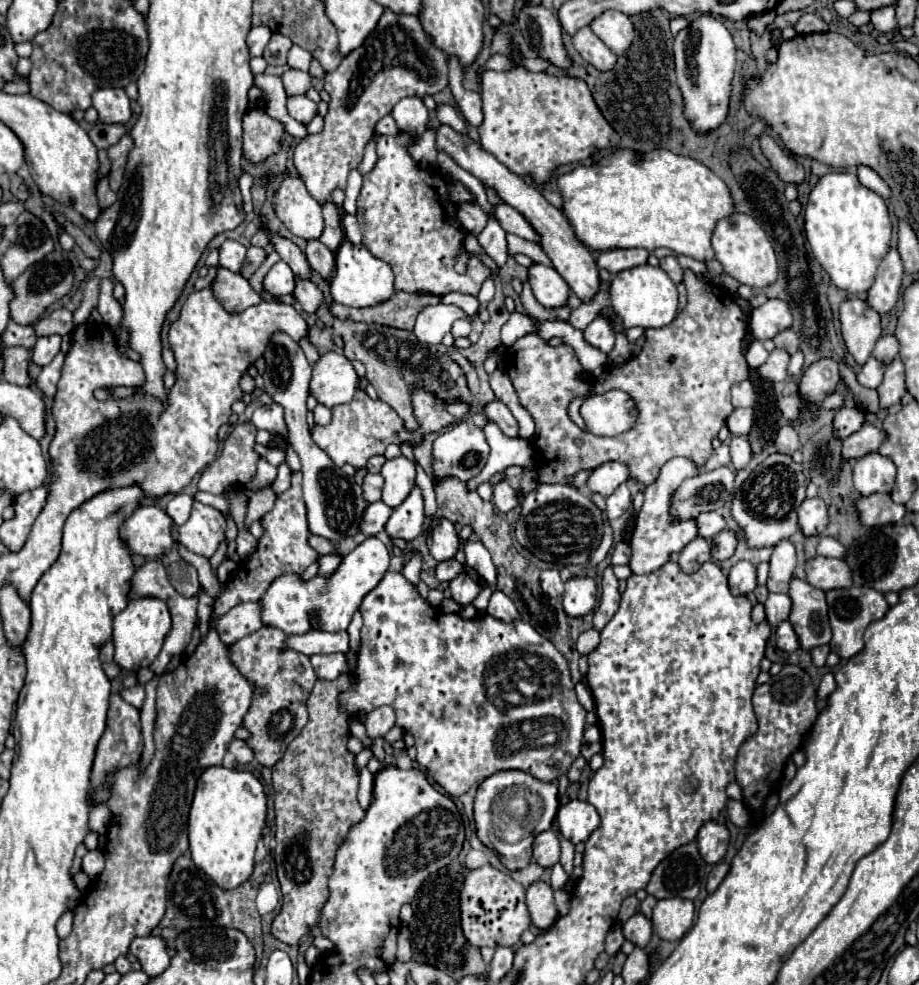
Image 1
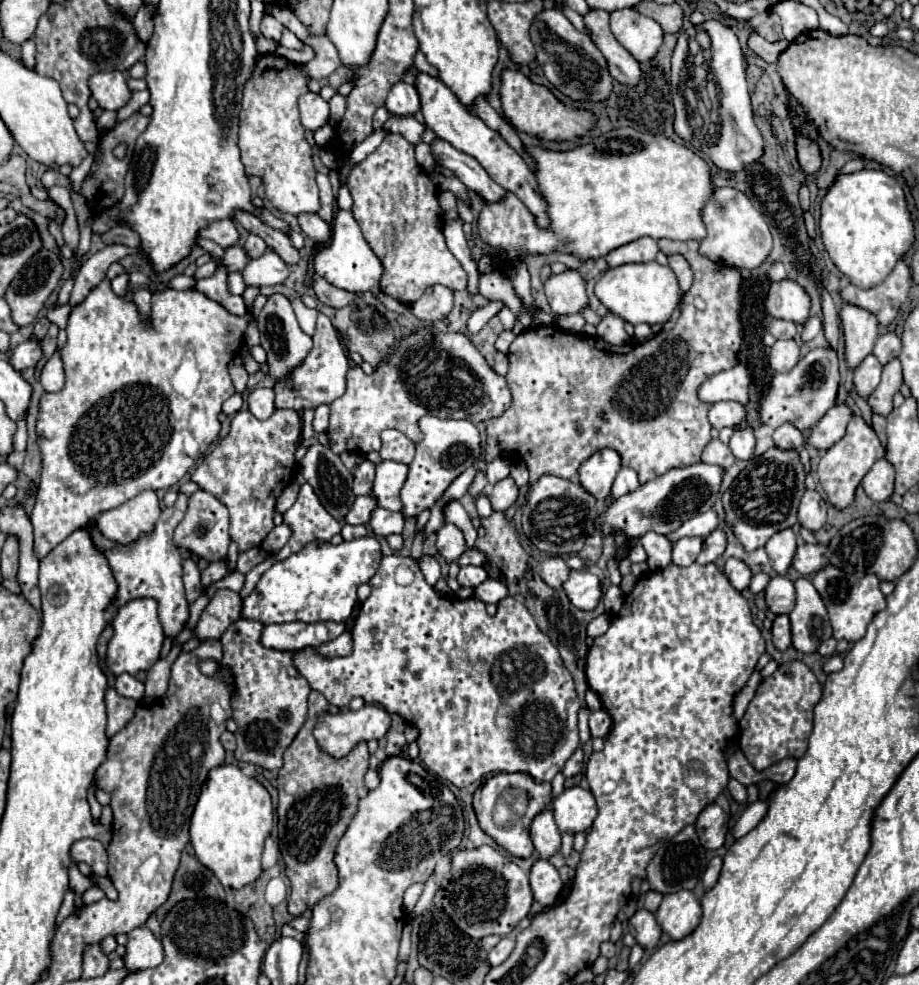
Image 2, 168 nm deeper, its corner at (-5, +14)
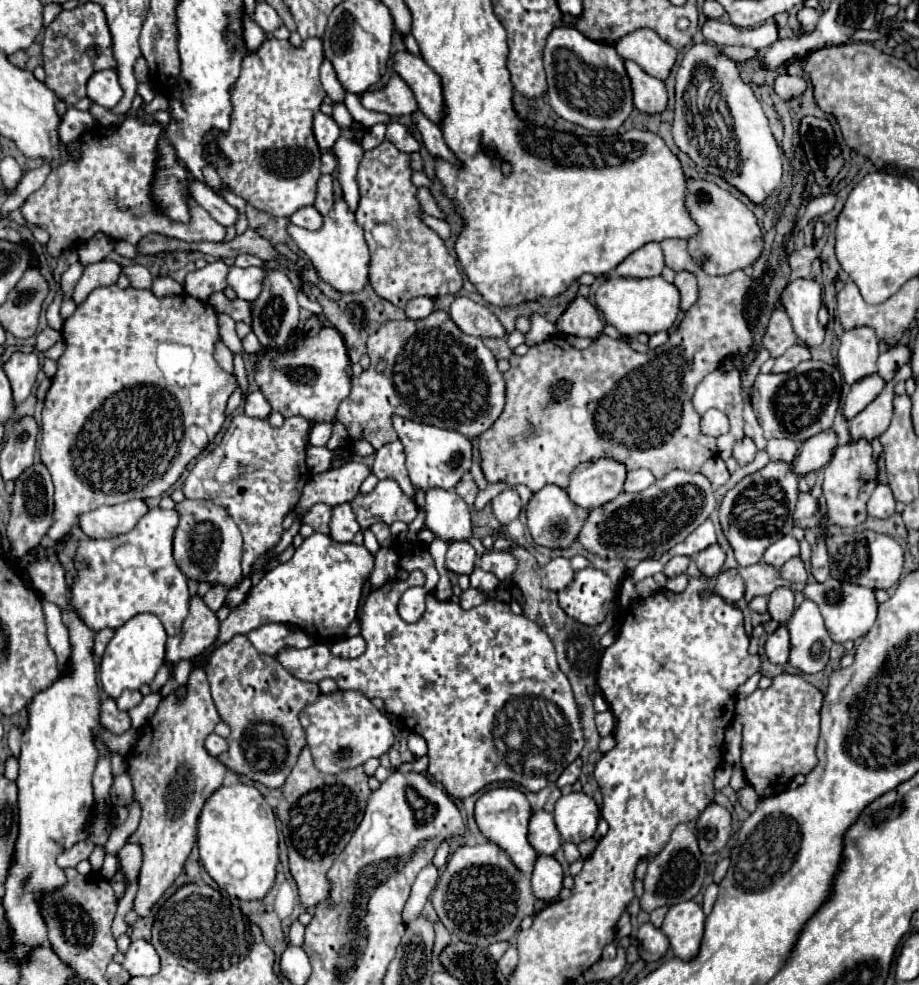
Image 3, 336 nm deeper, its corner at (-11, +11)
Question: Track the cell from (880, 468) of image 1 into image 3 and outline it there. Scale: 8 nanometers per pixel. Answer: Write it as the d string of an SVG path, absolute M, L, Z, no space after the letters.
M876 485L874 493L868 499L868 515L876 519L890 519L894 515L896 499L888 485Z

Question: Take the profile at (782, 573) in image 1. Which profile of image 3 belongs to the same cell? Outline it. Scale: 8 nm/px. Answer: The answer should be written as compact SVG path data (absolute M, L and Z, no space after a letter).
M784 535L782 539L778 539L776 543L772 543L766 553L764 553L764 561L772 567L782 567L788 559L798 555L798 541L792 535Z

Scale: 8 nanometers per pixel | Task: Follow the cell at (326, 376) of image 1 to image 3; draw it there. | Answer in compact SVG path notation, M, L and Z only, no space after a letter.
M322 327L316 337L304 337L304 343L290 345L286 351L280 349L264 349L260 359L254 361L254 381L258 383L260 391L272 391L272 411L282 413L282 417L302 415L310 423L332 421L336 417L336 409L340 401L344 401L350 393L350 377L348 377L348 353L340 333L334 327Z

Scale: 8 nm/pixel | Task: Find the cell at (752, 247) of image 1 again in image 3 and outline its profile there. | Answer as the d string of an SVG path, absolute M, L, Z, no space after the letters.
M704 179L686 181L684 205L688 215L698 225L696 237L688 239L690 257L704 269L708 275L728 275L736 269L752 265L762 253L762 231L756 223L754 213L740 203L732 193L720 189L718 185Z

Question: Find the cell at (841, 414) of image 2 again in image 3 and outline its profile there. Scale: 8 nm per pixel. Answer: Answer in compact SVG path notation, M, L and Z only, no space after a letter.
M832 431L818 433L802 441L796 461L792 461L792 469L796 469L796 475L800 477L804 477L810 471L822 469L830 461L834 447L836 447L836 435Z

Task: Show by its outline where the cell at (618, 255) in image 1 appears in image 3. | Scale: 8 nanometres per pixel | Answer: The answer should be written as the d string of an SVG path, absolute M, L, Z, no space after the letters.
M648 243L630 257L626 257L614 271L616 275L628 279L648 279L648 277L658 277L662 269L664 269L664 259L660 245Z

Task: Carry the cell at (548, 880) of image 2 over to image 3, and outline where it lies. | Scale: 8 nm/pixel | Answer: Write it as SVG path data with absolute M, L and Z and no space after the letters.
M538 855L534 871L532 871L532 893L534 897L550 903L558 899L562 891L562 867L550 855Z

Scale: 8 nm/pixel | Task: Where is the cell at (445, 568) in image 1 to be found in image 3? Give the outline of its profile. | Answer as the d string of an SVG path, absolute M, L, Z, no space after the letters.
M488 551L480 557L480 563L478 563L484 571L490 571L494 573L500 581L512 577L512 573L516 571L518 567L518 561L512 553L508 551Z

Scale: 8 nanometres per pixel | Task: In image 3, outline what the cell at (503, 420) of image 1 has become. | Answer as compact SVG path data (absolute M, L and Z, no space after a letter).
M436 309L418 321L388 321L368 337L366 347L370 367L364 369L358 379L352 379L352 391L336 413L336 419L344 423L350 439L366 439L374 449L384 447L388 441L396 441L396 431L390 421L392 415L440 429L452 429L474 439L484 433L504 409L504 377L496 367L496 357L482 339L462 333L446 311Z

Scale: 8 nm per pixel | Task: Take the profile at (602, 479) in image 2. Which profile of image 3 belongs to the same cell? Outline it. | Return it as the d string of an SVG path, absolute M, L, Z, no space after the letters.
M596 459L580 463L570 473L570 485L566 489L572 503L594 509L606 505L622 493L626 479L626 467L612 459Z

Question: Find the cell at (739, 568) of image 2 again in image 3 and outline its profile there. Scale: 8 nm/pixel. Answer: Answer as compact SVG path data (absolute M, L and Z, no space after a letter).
M730 569L730 571L722 571L716 577L714 589L716 589L716 593L720 593L720 597L724 597L724 601L734 603L734 601L740 601L744 597L746 587L744 587L742 577L736 573L736 569Z

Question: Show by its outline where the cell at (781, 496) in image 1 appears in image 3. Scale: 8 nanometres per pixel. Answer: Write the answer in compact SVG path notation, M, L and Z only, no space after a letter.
M772 461L768 463L764 469L744 477L742 481L738 481L722 499L720 503L720 525L724 535L728 537L732 549L734 549L734 557L738 561L738 565L754 565L762 559L764 551L778 541L780 537L788 535L794 527L794 507L796 507L796 499L798 499L798 475L792 471L792 465L782 463L782 461Z

